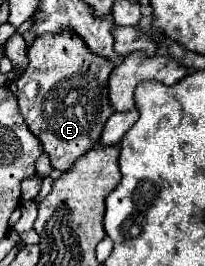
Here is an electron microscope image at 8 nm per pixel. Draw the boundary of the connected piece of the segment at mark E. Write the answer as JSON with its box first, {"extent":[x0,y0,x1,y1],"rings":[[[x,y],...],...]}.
{"extent":[17,30,115,172],"rings":[[[73,30],[39,36],[29,48],[27,58],[29,64],[17,80],[21,114],[29,130],[41,140],[51,166],[67,172],[77,158],[97,144],[103,124],[113,114],[107,100],[107,78],[115,62],[93,54]]]}

